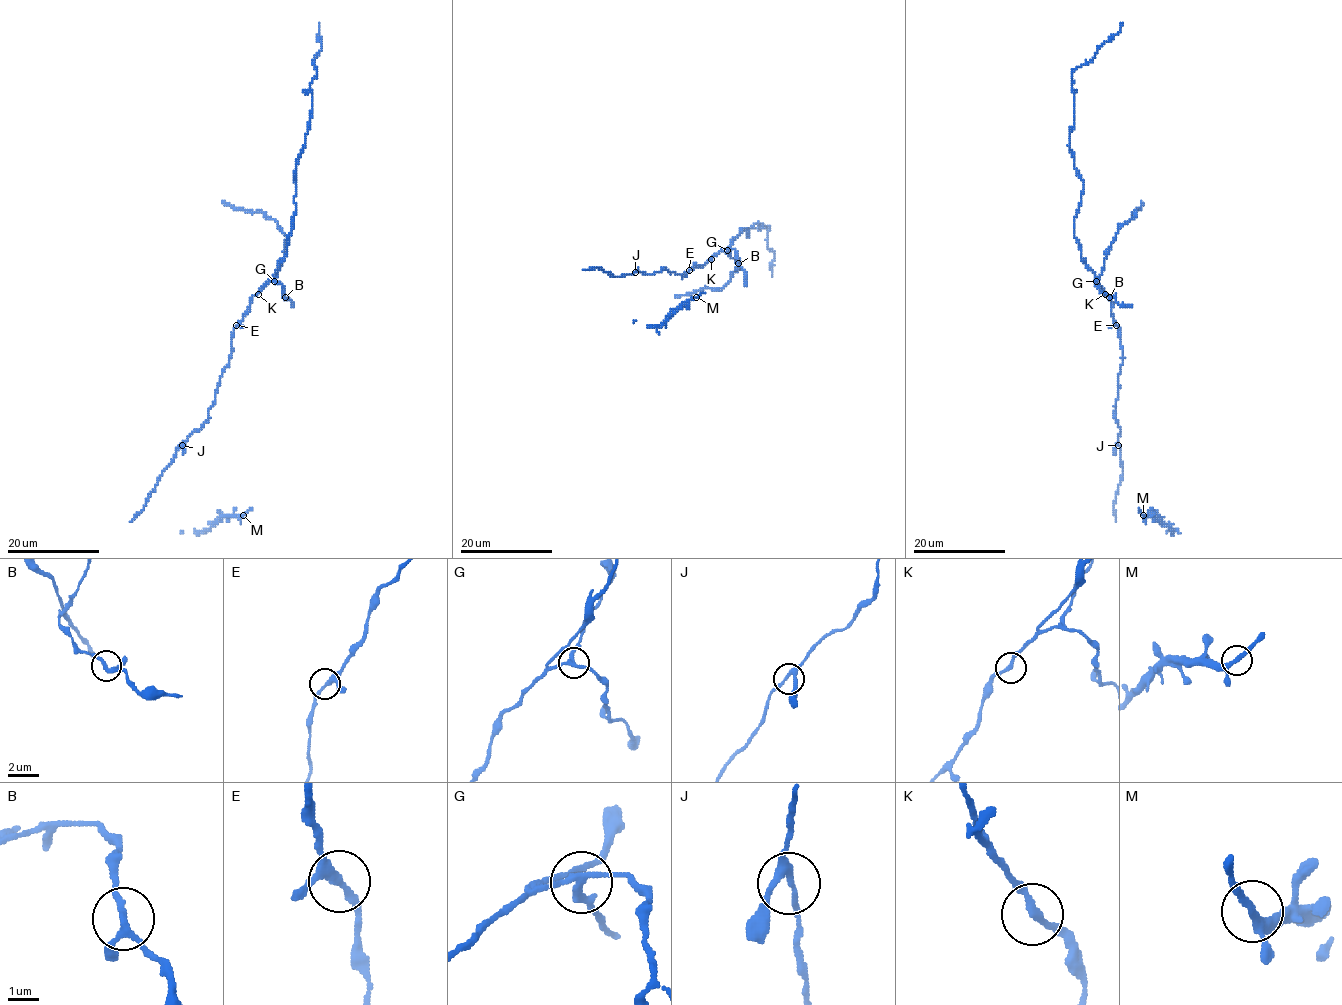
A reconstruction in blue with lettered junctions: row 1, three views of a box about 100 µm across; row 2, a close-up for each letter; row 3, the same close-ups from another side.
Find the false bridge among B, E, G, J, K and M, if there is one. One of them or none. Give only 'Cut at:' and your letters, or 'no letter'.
Cut at: G

